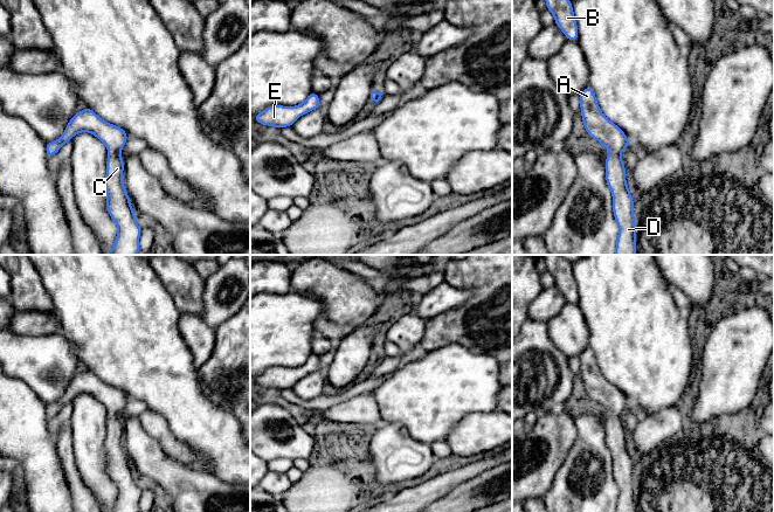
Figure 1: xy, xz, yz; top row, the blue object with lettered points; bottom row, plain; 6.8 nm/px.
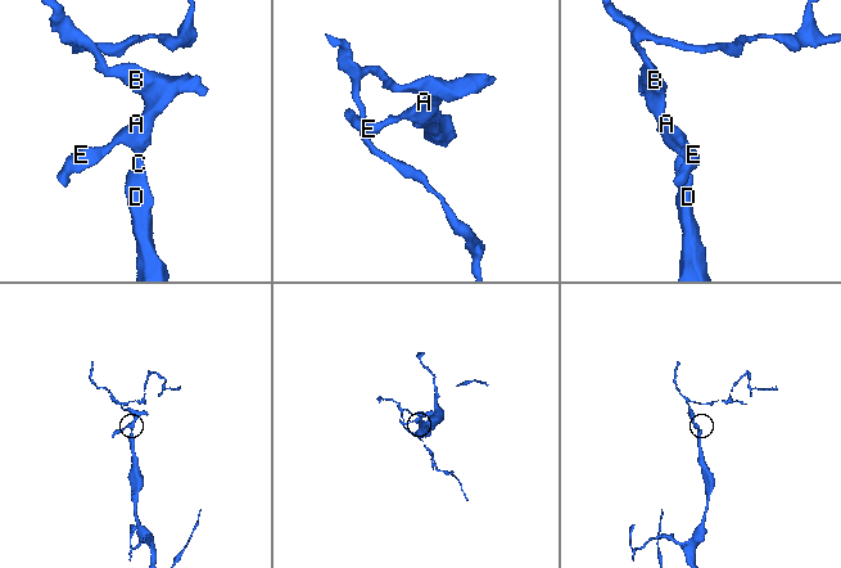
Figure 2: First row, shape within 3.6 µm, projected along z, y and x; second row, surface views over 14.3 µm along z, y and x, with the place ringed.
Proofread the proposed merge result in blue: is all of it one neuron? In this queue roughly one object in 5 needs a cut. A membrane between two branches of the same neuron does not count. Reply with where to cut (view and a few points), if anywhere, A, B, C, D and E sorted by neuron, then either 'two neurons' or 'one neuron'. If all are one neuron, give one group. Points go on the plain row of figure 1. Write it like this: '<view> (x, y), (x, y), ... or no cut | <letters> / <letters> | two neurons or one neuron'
no cut | A B C D E | one neuron

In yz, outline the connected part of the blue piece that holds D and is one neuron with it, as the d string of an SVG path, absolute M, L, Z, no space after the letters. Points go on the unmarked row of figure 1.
M590 348L585 350L579 360L586 394L610 413L604 425L606 444L613 457L613 475L618 487L615 512L636 512L634 462L628 451L626 429L620 417L631 404L626 395L602 375Z

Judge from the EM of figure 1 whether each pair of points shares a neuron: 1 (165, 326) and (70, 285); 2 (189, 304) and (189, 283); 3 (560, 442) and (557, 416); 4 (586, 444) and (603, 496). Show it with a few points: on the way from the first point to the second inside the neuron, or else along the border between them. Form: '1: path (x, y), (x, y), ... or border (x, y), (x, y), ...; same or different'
1: path (142, 326), (132, 326), (94, 288); same
2: path (189, 299), (189, 288); same
3: path (557, 436), (557, 422); same
4: path (598, 457), (598, 481), (600, 483); same

